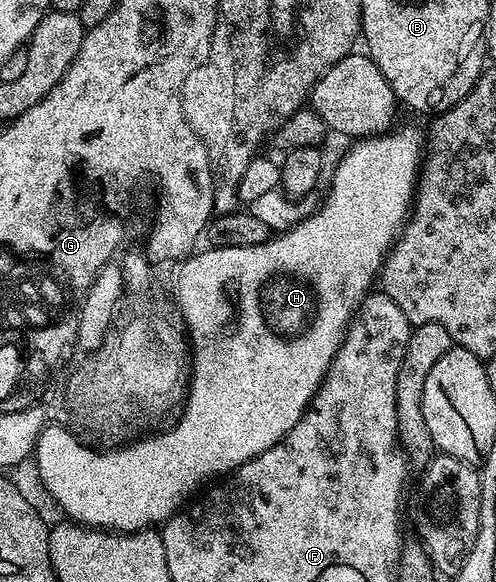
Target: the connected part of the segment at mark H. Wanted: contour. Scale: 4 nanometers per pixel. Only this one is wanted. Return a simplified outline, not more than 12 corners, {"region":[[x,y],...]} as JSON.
{"region":[[426,137],[357,140],[316,212],[174,296],[184,425],[45,424],[67,520],[159,526],[312,402],[412,208]]}

